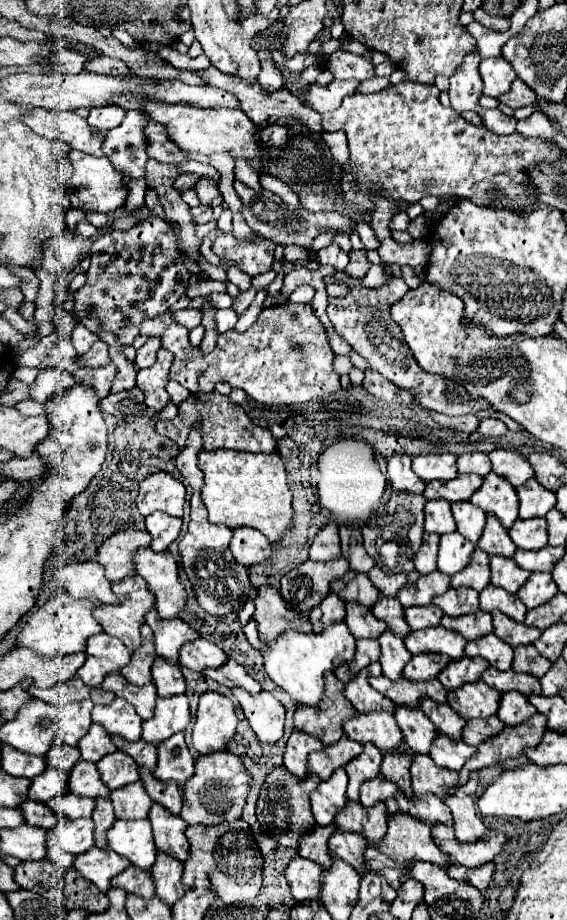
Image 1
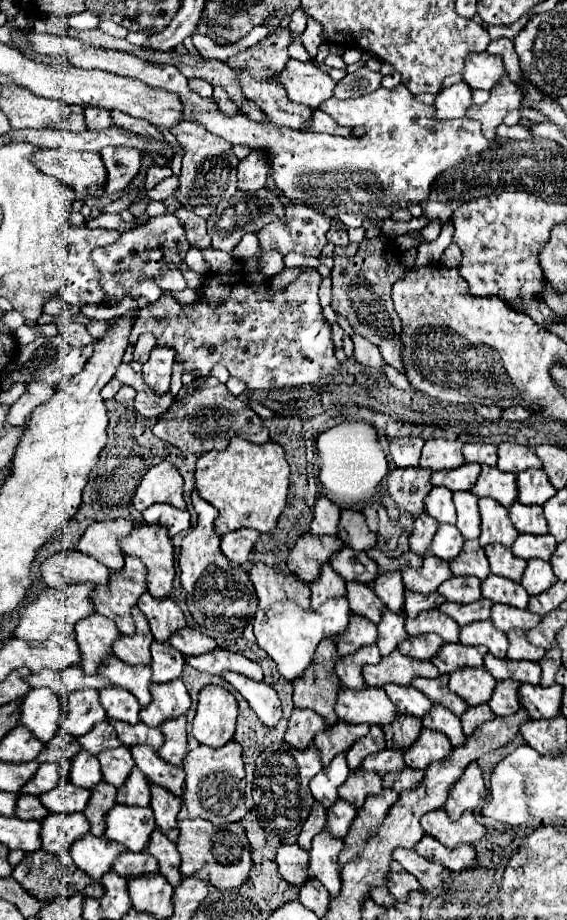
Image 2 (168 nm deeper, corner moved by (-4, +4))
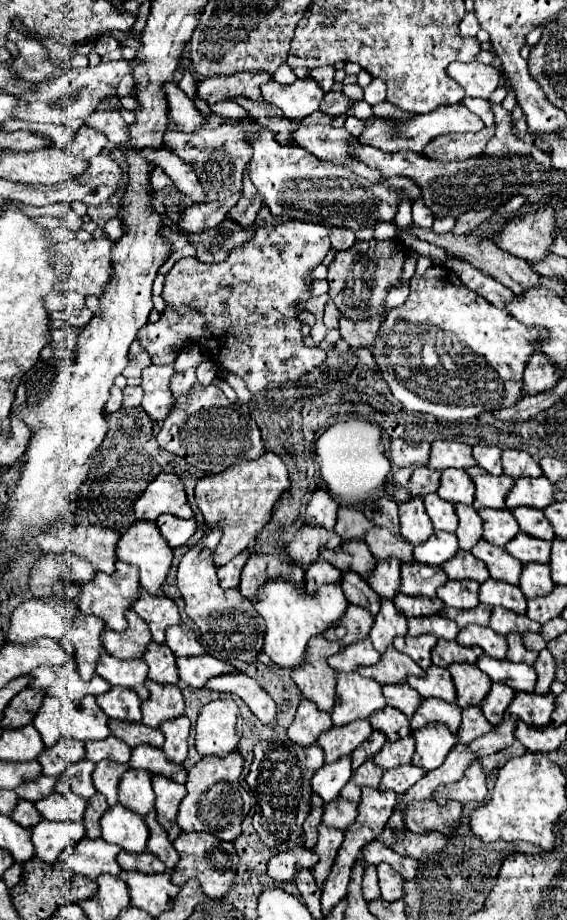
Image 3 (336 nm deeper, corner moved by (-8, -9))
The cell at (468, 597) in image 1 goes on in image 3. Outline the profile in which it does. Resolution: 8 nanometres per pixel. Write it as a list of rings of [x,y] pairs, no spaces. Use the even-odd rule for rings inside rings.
[[[449,581],[445,583],[445,587],[437,589],[437,597],[449,605],[449,607],[457,607],[457,609],[471,609],[479,605],[477,599],[479,593],[479,583],[477,581]]]

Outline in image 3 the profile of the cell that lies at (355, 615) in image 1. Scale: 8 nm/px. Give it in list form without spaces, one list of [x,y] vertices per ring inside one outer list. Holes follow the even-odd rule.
[[[345,571],[339,585],[345,591],[345,599],[349,603],[367,607],[373,615],[379,611],[379,595],[367,585],[367,581],[361,575],[355,575],[355,571]]]

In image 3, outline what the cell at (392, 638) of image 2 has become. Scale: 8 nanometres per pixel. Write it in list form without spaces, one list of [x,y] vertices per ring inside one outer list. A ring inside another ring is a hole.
[[[381,599],[381,611],[375,615],[369,639],[379,653],[385,653],[397,635],[407,635],[407,619],[403,619],[391,599]]]

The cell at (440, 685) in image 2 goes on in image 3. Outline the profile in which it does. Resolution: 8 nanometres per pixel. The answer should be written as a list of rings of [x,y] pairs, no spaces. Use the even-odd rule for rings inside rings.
[[[431,665],[425,671],[425,675],[421,675],[421,677],[409,675],[407,683],[425,699],[427,697],[437,697],[437,699],[455,703],[455,687],[453,687],[453,679],[451,679],[447,669]]]

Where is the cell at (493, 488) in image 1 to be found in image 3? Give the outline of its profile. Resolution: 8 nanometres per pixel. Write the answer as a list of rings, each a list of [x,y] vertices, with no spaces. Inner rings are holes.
[[[469,467],[465,469],[467,475],[473,479],[477,491],[475,491],[475,501],[473,507],[481,509],[481,507],[493,507],[493,509],[505,509],[505,495],[509,493],[509,489],[513,487],[513,479],[507,475],[489,475],[485,473],[481,467]]]

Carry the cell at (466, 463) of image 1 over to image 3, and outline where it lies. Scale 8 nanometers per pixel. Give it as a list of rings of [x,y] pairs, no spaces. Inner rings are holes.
[[[475,445],[473,447],[473,457],[479,467],[489,471],[491,475],[501,475],[501,449],[495,445]]]

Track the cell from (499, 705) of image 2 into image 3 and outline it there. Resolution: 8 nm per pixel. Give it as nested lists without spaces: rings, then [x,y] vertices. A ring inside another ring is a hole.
[[[493,683],[489,695],[485,697],[485,703],[481,703],[479,709],[483,711],[483,715],[487,717],[489,723],[497,725],[497,723],[501,723],[505,709],[513,701],[513,697],[515,697],[515,691],[511,687],[501,687],[501,683]]]

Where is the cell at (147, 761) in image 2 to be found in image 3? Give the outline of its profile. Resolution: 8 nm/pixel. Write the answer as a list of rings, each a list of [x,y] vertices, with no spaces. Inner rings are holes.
[[[147,743],[137,745],[137,749],[133,749],[129,765],[133,769],[145,769],[149,773],[165,775],[165,777],[169,777],[169,779],[173,779],[177,783],[185,783],[185,779],[187,779],[187,771],[183,769],[183,765],[177,765],[177,763],[165,759],[163,749],[149,747]]]

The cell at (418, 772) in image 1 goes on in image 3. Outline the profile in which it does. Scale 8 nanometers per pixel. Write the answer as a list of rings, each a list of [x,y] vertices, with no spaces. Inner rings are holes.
[[[429,723],[429,727],[413,733],[417,739],[417,749],[413,755],[413,765],[425,767],[427,771],[433,771],[441,767],[445,761],[445,755],[453,749],[457,743],[455,735],[445,727],[445,723]]]

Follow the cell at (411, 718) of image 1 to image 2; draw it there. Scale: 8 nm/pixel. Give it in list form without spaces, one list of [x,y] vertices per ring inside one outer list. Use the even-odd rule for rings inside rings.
[[[387,684],[387,686],[385,686],[385,692],[387,692],[389,700],[397,706],[397,710],[399,710],[401,714],[425,718],[425,714],[429,714],[429,710],[433,708],[433,704],[429,702],[429,698],[425,698],[425,694],[421,694],[421,692],[415,690],[413,686]]]

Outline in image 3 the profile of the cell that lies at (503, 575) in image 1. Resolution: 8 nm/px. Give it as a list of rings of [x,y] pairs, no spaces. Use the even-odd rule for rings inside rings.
[[[479,539],[477,547],[473,547],[471,553],[487,565],[493,579],[507,581],[511,585],[519,583],[519,575],[521,575],[523,565],[517,563],[517,559],[513,559],[503,547],[493,547],[485,539]]]

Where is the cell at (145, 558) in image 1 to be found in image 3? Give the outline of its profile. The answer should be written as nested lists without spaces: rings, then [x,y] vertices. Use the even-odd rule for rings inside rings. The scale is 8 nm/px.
[[[137,519],[135,523],[131,523],[127,527],[127,531],[117,541],[117,559],[125,561],[129,565],[135,565],[139,569],[141,587],[155,595],[155,593],[161,591],[161,587],[163,587],[163,583],[167,579],[167,573],[169,573],[169,567],[171,567],[171,559],[173,559],[173,551],[169,549],[165,539],[161,537],[159,527],[157,527],[155,521]]]

